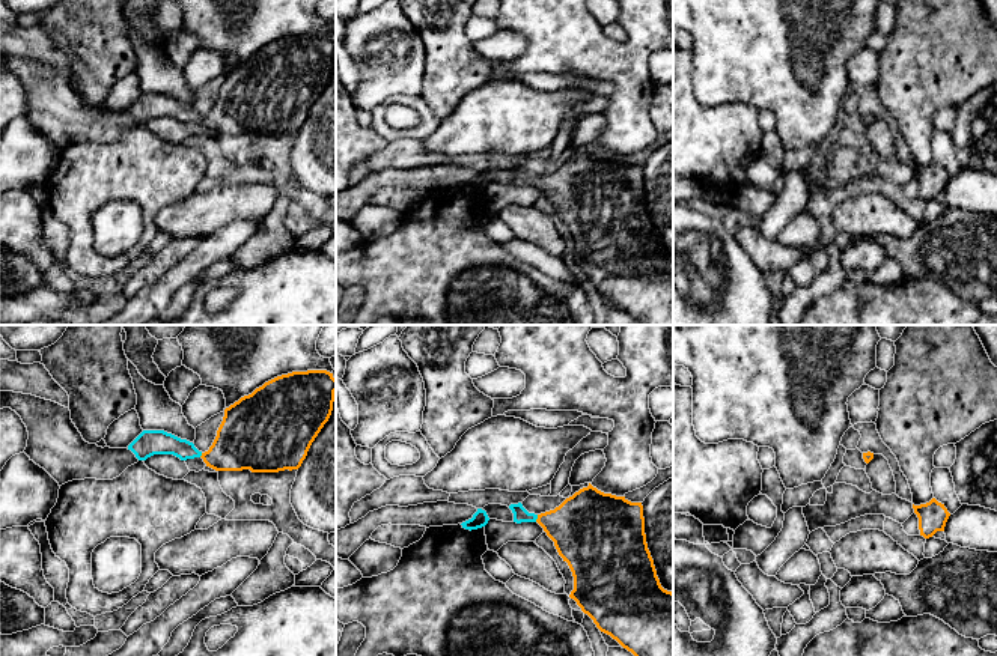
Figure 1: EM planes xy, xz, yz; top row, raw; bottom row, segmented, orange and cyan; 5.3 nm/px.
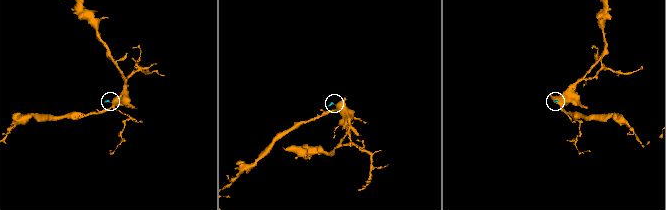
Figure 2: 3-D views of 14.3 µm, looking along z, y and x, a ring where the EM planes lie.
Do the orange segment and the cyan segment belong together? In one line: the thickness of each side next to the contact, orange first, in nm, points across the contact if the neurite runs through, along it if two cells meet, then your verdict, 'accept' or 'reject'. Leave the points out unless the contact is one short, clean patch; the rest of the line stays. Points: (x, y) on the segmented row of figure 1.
calibres 360 and 80 nm; way xz (583, 527), (562, 525), (538, 518), (520, 513); accept

